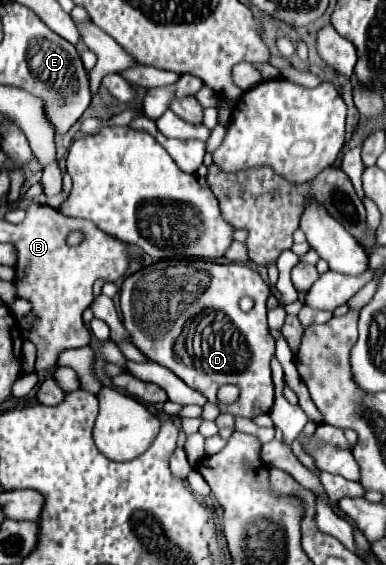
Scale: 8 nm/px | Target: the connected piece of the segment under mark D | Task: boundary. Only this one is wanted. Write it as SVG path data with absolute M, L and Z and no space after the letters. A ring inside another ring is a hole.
M160 260L134 272L132 276L126 276L120 294L122 310L130 302L130 310L126 310L130 340L148 360L172 370L178 378L200 390L208 402L214 404L218 404L216 392L222 384L236 384L240 388L240 398L234 404L222 404L222 412L240 414L246 418L270 412L274 404L274 384L270 374L274 338L268 334L266 324L266 298L270 296L270 288L256 270L236 262L214 264L206 260ZM242 296L250 296L254 300L254 308L250 312L240 310L238 302Z

